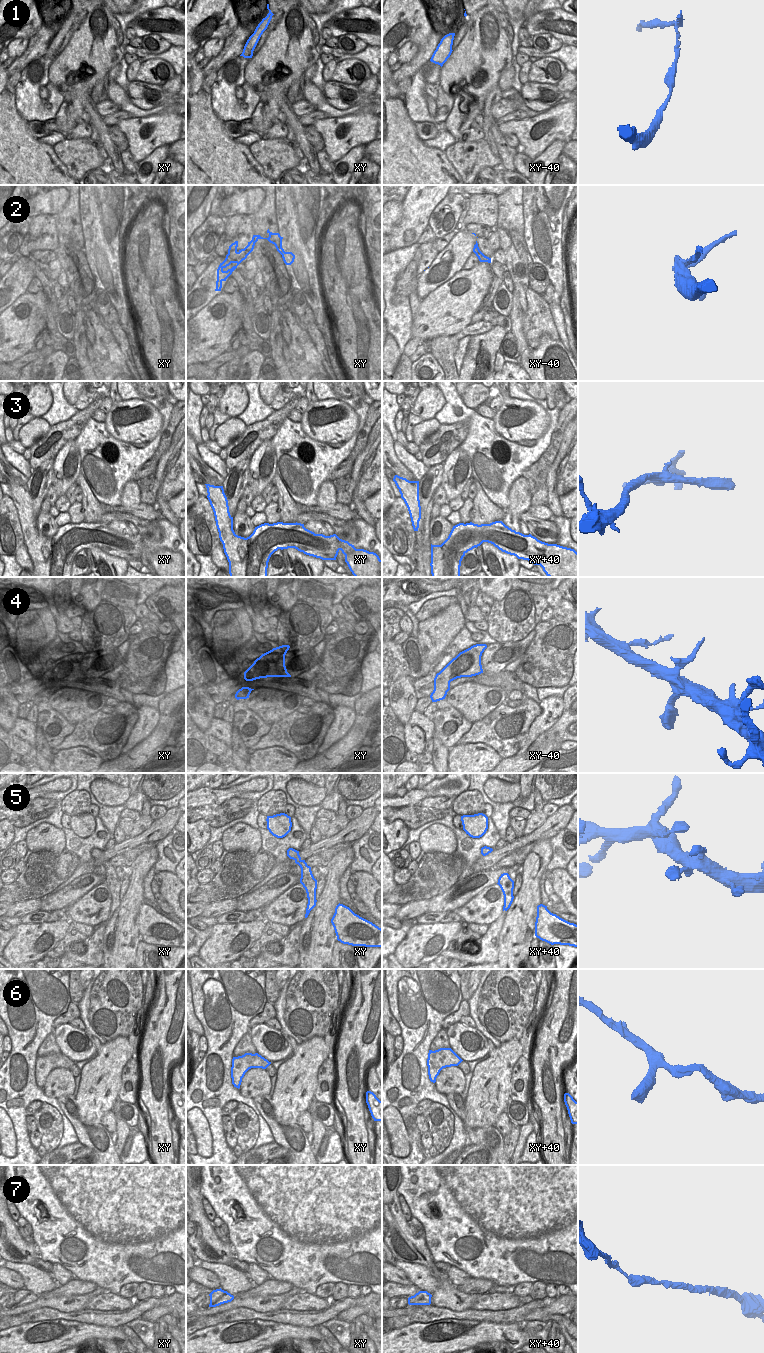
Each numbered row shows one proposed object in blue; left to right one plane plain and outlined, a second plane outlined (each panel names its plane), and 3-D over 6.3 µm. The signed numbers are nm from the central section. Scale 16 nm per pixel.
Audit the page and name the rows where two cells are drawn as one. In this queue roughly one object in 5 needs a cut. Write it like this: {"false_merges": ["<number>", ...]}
{"false_merges": ["1"]}

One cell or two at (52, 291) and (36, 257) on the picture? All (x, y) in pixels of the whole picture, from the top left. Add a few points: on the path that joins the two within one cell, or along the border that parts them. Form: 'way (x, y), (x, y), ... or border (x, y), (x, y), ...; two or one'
border (66, 267), (28, 295); two

